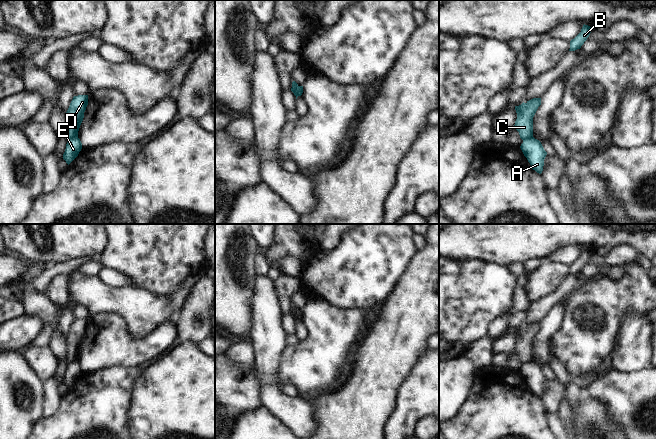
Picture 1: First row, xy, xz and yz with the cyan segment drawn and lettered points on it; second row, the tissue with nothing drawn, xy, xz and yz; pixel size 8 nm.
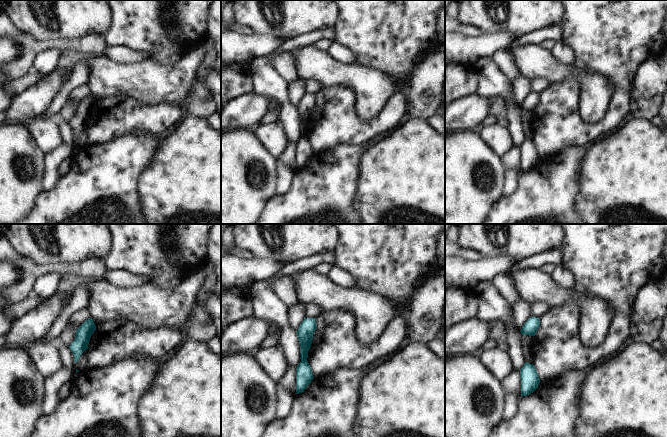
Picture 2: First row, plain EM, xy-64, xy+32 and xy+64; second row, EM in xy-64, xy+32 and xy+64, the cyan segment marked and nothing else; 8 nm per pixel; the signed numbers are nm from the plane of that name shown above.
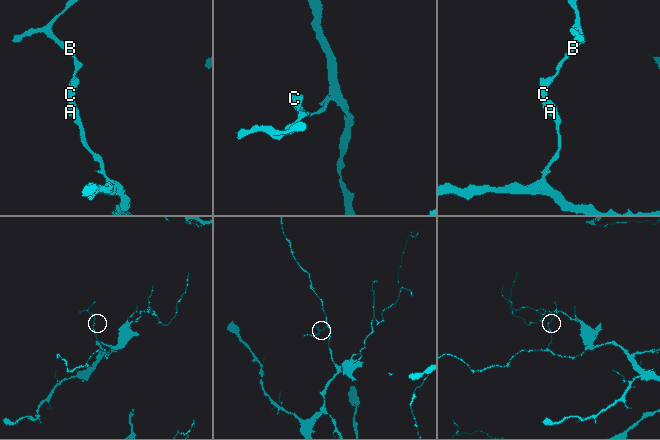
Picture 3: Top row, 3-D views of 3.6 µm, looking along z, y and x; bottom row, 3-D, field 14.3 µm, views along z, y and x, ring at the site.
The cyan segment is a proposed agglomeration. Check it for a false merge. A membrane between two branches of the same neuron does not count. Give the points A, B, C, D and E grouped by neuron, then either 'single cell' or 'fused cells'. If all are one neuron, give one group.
A E / B C D | fused cells

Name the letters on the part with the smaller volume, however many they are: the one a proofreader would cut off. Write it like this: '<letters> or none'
B, C, D

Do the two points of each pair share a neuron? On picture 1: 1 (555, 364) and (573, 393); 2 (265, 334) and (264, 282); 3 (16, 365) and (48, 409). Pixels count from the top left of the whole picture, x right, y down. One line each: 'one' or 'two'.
1: one
2: one
3: two

